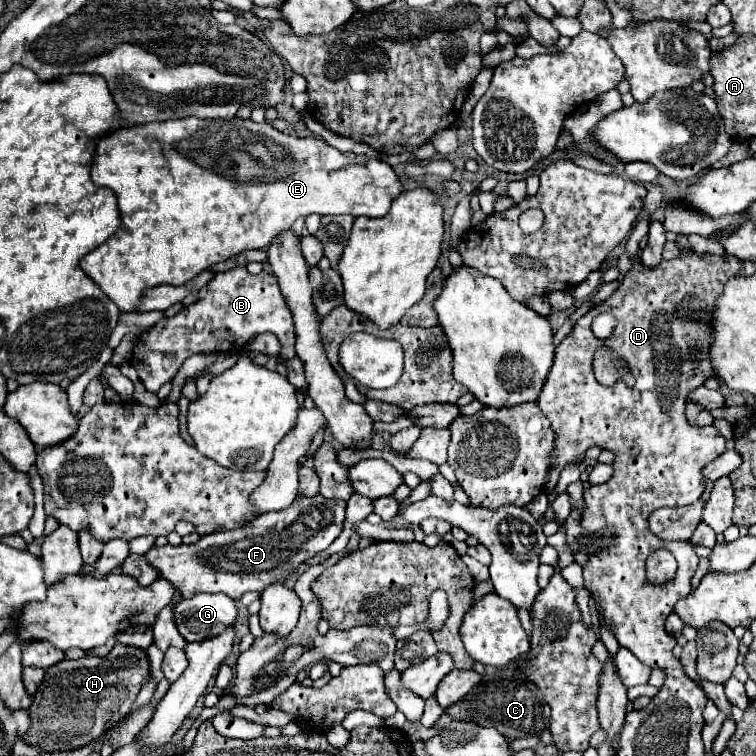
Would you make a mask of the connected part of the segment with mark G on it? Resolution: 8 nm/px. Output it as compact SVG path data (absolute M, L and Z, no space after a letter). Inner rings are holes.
M196 594L176 606L174 618L186 642L200 642L222 634L228 626L234 626L238 608L230 596Z

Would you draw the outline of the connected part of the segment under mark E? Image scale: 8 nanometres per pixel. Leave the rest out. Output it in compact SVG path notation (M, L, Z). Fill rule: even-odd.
M188 116L188 118L180 118L180 120L166 120L166 122L150 122L150 124L142 124L142 126L122 126L116 128L114 132L108 132L106 136L102 136L96 144L96 152L94 152L94 160L92 160L92 170L90 176L94 180L94 184L100 184L100 188L110 188L116 198L118 198L118 210L120 210L120 228L118 232L114 232L114 236L110 236L104 244L100 244L96 250L92 250L90 254L86 254L80 260L80 268L102 288L102 292L122 310L122 312L132 312L138 302L140 296L144 292L144 288L152 288L158 284L170 284L170 286L182 286L188 280L192 280L194 276L198 276L202 270L206 270L208 266L214 266L222 260L228 260L244 250L258 250L258 248L266 248L280 232L288 230L296 218L300 216L308 216L312 212L316 214L350 214L354 218L358 216L370 216L370 218L382 218L386 216L386 212L390 210L390 204L394 198L398 198L404 192L404 186L398 178L398 174L392 170L392 166L388 166L384 160L378 158L368 158L362 154L354 154L354 152L340 152L332 146L328 146L322 138L296 138L296 136L286 136L282 132L278 132L270 122L264 124L254 124L250 120L240 120L240 118L232 118L232 120L202 120L196 116Z

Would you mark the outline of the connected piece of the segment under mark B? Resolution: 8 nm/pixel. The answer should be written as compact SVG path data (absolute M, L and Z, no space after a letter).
M244 266L218 272L206 286L206 294L190 306L184 306L176 316L162 318L150 330L138 336L132 348L132 366L136 368L142 384L148 392L158 392L162 384L170 382L184 360L192 354L236 354L244 350L250 338L262 332L272 332L280 340L280 358L294 358L294 320L292 312L282 296L276 276L262 270L260 274L250 274Z

